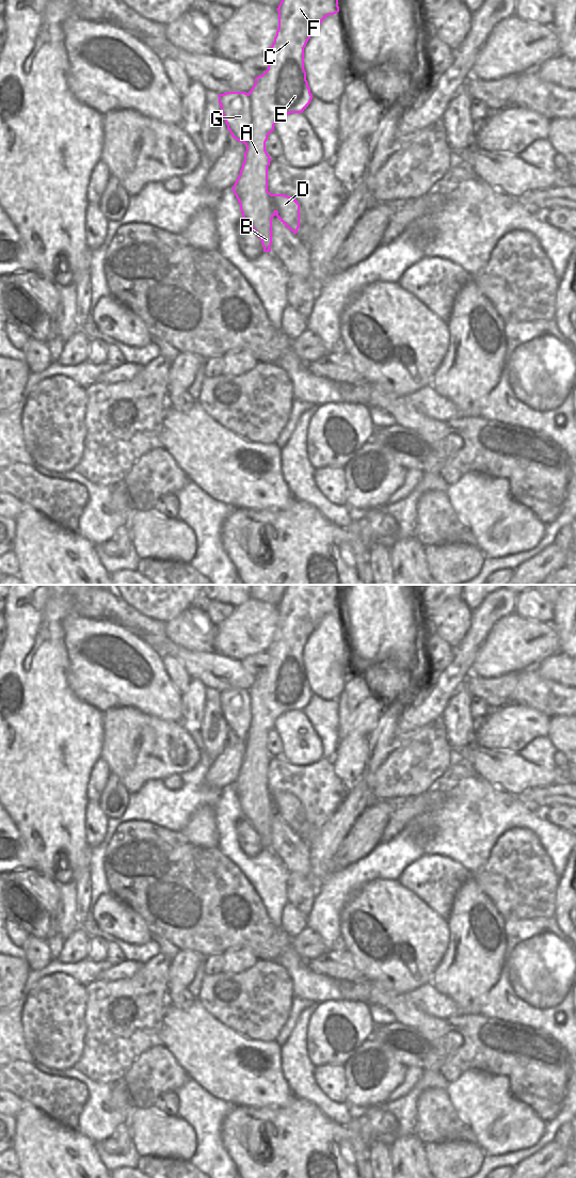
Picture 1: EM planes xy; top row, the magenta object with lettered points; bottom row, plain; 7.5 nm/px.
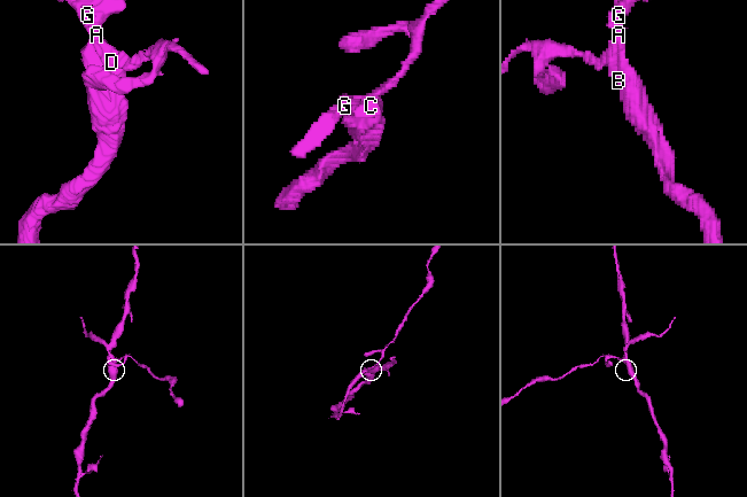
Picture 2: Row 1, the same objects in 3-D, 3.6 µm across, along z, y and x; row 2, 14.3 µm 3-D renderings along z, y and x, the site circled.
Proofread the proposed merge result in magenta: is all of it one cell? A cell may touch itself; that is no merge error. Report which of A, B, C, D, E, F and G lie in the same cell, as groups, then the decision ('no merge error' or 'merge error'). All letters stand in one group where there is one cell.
A B C E F / D G; merge error

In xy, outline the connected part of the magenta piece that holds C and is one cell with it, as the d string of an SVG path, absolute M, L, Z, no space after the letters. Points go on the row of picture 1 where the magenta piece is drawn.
M282 0L278 7L278 29L274 42L268 50L268 69L255 78L255 84L249 95L253 106L253 123L249 140L244 143L246 150L240 174L231 188L239 204L244 222L261 240L263 252L271 252L272 219L275 209L262 209L261 202L255 195L252 182L259 172L259 162L267 166L272 160L266 150L268 136L274 130L274 125L290 113L302 113L310 104L313 95L306 80L304 69L304 48L308 39L329 16L339 12L338 0Z

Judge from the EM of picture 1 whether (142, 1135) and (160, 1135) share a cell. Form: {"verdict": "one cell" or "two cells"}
{"verdict": "one cell"}

